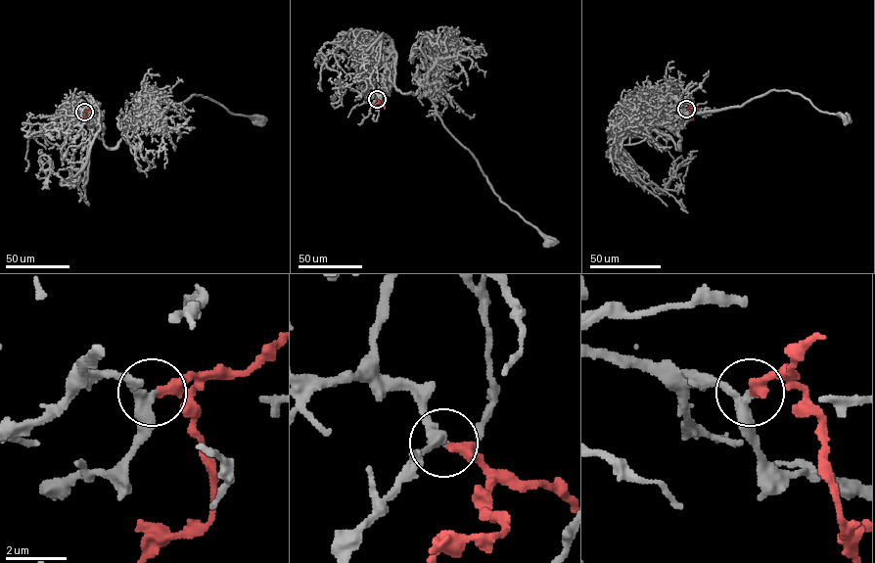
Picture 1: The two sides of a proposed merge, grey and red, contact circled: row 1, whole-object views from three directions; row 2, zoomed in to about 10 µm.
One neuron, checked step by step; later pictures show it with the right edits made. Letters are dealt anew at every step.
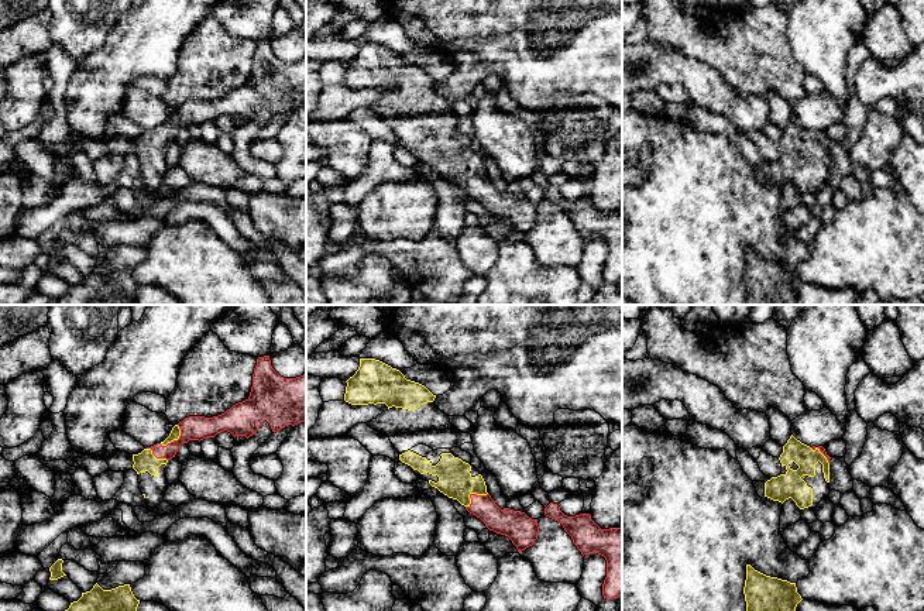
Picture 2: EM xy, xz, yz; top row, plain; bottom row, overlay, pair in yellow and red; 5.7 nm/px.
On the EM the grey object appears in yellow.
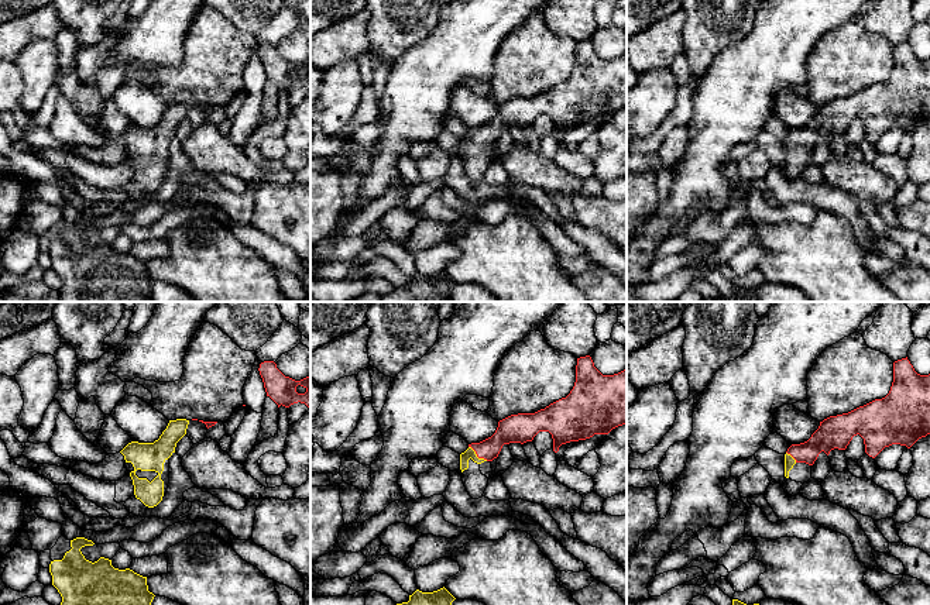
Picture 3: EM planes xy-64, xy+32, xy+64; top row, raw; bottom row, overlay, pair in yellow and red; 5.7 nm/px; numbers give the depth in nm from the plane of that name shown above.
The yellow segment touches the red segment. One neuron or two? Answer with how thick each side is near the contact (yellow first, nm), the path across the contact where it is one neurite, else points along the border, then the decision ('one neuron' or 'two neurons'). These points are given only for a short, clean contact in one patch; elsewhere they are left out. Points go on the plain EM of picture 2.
190/150 nm | across xz (454, 162), (473, 177), (501, 205), (505, 205) | one neuron

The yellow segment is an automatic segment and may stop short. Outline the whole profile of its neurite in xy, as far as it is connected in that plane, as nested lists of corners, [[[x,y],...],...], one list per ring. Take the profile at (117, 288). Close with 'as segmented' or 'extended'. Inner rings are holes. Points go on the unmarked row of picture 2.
[[[97,267],[56,299],[56,305],[135,305],[140,288],[130,268],[103,274]]] | as segmented

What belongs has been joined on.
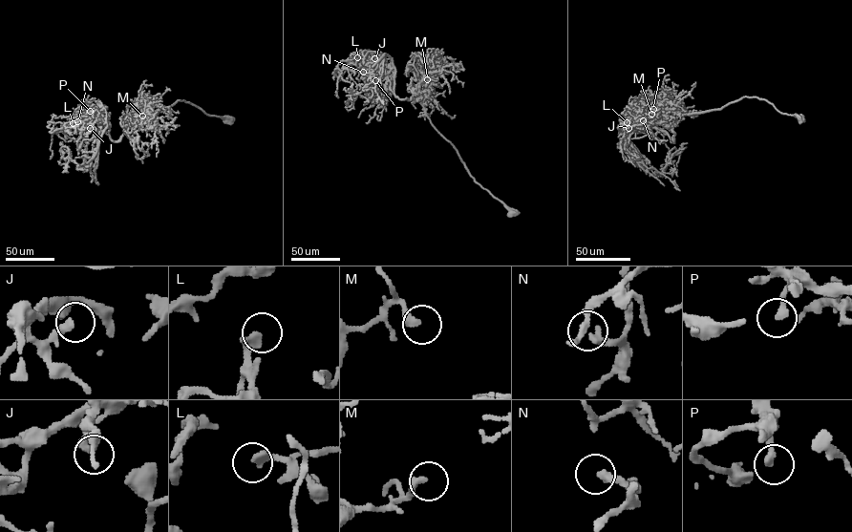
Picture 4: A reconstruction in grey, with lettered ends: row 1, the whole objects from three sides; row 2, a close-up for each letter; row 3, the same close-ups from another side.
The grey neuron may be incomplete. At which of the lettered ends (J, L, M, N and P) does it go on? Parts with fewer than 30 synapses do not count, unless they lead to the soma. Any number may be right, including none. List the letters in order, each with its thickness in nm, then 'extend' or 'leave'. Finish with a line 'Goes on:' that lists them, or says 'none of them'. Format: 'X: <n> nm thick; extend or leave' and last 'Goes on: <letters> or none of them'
J: 300 nm thick; leave
L: 360 nm thick; leave
M: 300 nm thick; extend
N: 300 nm thick; leave
P: 260 nm thick; leave
Goes on: M

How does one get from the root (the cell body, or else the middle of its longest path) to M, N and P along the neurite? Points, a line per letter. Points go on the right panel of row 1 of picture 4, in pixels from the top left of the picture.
M: (801, 119), (780, 113), (765, 99), (746, 96), (721, 109), (680, 115), (659, 122), (653, 120), (651, 114)
N: (801, 119), (744, 96), (721, 109), (679, 116), (674, 141), (639, 124), (647, 109), (643, 120)
P: (801, 119), (744, 96), (721, 109), (679, 116), (672, 141), (639, 124), (653, 109)

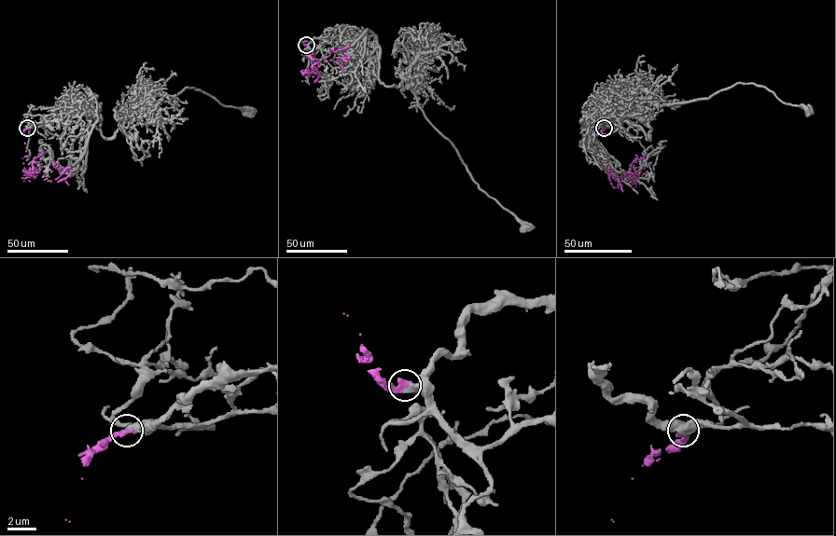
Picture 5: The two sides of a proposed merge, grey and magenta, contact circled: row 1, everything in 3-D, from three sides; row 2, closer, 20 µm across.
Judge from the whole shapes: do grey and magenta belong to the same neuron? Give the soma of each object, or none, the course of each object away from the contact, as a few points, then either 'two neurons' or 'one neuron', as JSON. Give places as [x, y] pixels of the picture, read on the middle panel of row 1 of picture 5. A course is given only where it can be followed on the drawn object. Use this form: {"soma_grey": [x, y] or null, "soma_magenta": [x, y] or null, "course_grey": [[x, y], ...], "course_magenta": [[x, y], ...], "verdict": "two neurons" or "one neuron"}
{"soma_grey": [525, 227], "soma_magenta": null, "course_grey": [[306, 45], [368, 41], [379, 52], [380, 82], [410, 89], [471, 179], [526, 228]], "course_magenta": [[306, 45], [301, 39], [305, 37], [301, 50], [313, 60], [342, 49], [349, 56], [342, 59], [347, 61]], "verdict": "one neuron"}

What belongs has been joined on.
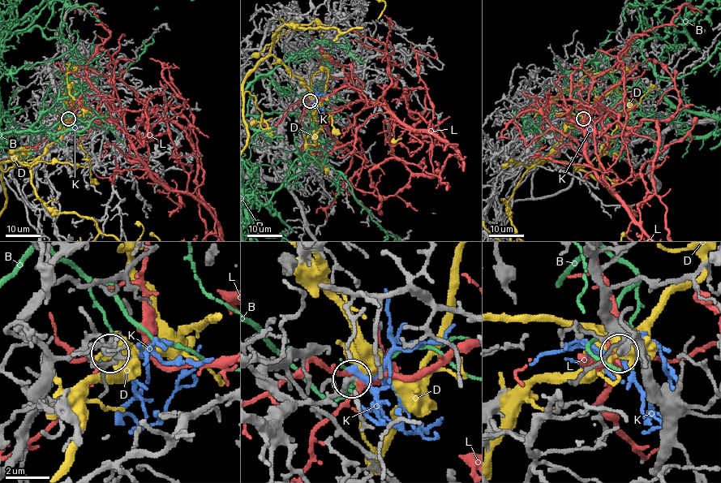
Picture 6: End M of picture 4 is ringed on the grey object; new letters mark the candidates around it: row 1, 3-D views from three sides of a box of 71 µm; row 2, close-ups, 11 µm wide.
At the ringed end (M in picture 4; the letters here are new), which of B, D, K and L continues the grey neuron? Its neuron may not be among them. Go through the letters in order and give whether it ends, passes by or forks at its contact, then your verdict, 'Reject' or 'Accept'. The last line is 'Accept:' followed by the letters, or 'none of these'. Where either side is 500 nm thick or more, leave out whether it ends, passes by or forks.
B: It ends there. Reject
D: It ends there. Reject
K: It ends there. Accept
L: It forks there. Reject
Accept: K

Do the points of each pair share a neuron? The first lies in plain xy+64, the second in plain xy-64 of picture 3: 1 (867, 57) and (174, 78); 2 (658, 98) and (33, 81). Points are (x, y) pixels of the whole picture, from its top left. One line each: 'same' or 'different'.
1: same
2: same

